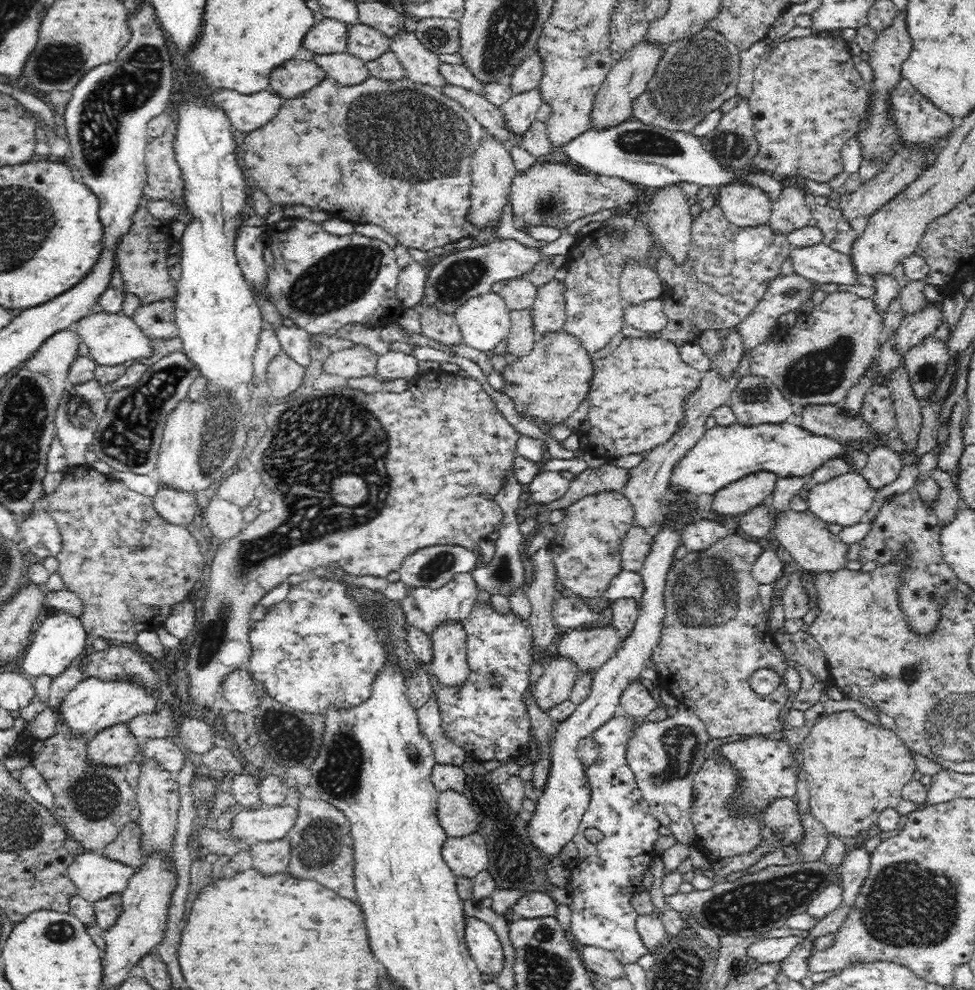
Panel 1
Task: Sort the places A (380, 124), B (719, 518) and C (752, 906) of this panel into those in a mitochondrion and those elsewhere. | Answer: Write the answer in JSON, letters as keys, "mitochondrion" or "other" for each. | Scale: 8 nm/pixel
{"A":"mitochondrion","B":"other","C":"mitochondrion"}

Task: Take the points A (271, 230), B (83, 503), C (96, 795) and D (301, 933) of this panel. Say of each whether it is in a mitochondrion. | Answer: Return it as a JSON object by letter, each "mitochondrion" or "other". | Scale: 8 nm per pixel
{"A":"other","B":"other","C":"mitochondrion","D":"other"}

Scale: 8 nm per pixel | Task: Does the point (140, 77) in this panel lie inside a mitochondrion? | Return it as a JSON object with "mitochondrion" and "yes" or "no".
{"mitochondrion":"yes"}

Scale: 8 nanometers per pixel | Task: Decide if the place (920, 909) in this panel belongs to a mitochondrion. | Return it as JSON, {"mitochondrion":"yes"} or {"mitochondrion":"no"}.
{"mitochondrion":"yes"}

